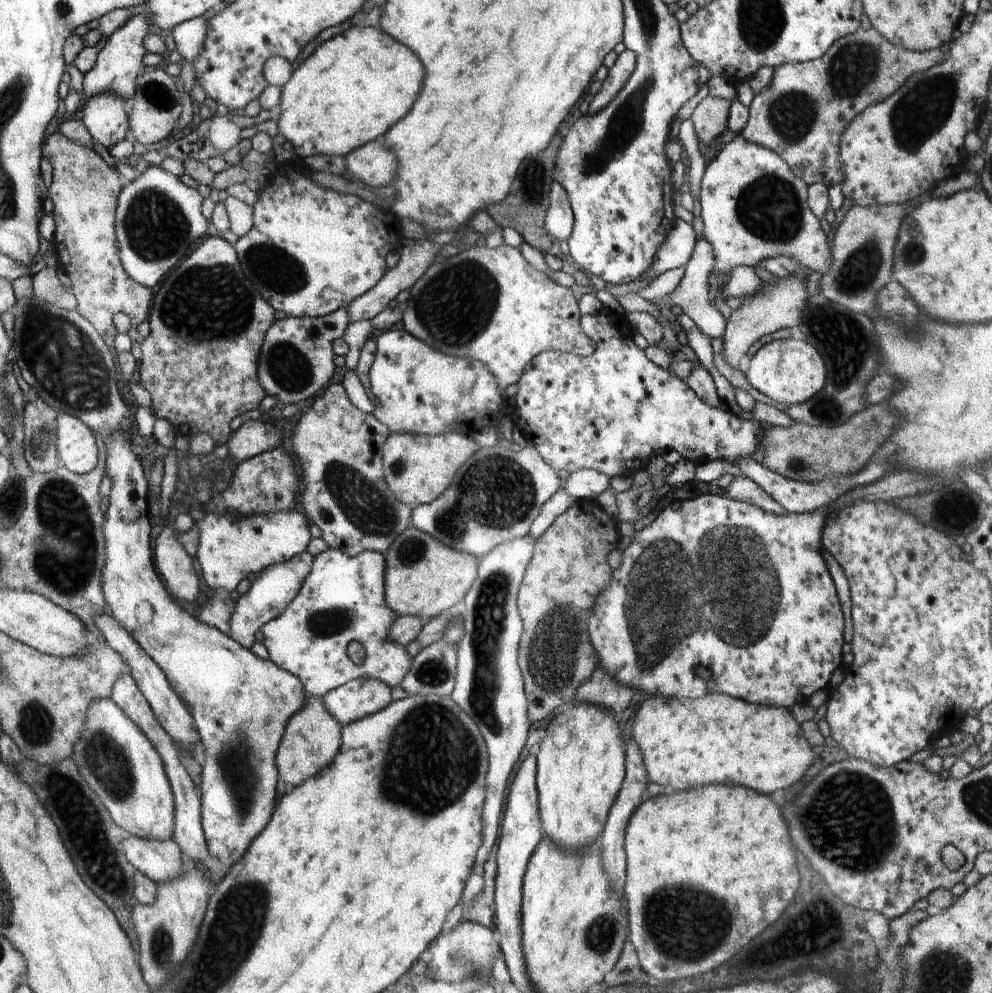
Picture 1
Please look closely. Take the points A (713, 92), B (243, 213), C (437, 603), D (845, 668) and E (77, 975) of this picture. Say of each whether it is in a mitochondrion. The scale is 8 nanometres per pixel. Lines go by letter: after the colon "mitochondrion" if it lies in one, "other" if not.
A: other
B: other
C: other
D: other
E: other

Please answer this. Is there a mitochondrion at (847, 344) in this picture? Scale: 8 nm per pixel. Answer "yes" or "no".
yes

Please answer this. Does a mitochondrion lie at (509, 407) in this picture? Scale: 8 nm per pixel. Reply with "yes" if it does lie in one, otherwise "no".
no

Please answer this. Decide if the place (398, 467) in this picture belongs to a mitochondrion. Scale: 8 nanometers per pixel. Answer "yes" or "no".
yes

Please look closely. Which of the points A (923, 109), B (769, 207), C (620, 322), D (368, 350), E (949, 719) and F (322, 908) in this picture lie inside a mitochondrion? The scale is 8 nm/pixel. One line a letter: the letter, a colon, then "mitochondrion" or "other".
A: mitochondrion
B: mitochondrion
C: other
D: other
E: other
F: other

